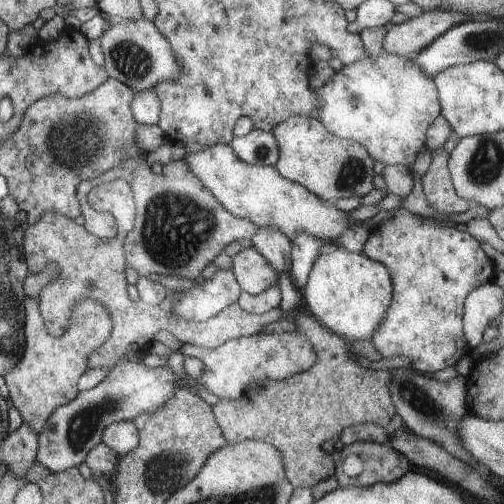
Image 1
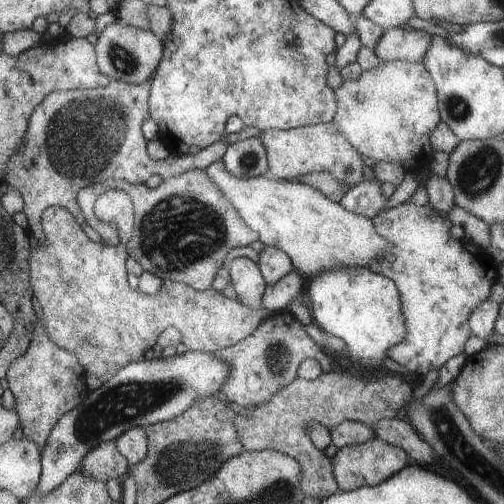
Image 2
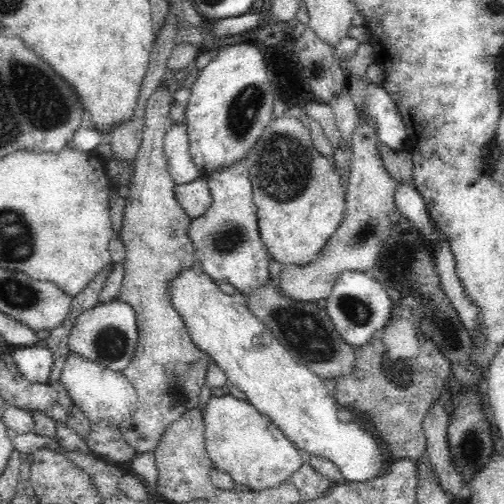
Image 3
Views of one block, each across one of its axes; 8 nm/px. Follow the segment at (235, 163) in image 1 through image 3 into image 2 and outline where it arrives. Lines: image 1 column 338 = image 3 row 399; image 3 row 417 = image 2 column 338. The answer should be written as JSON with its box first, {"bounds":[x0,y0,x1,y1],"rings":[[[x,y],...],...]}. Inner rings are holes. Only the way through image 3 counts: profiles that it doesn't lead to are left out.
{"bounds":[205,160,387,276],"rings":[[[223,160],[213,162],[205,168],[205,174],[217,188],[221,196],[233,206],[239,218],[259,234],[263,246],[277,248],[285,252],[295,270],[305,276],[319,276],[325,270],[343,268],[369,268],[375,256],[385,256],[387,242],[375,232],[371,218],[347,212],[341,204],[331,202],[319,190],[305,186],[301,182],[271,180],[267,176],[239,178],[227,172]]]}

